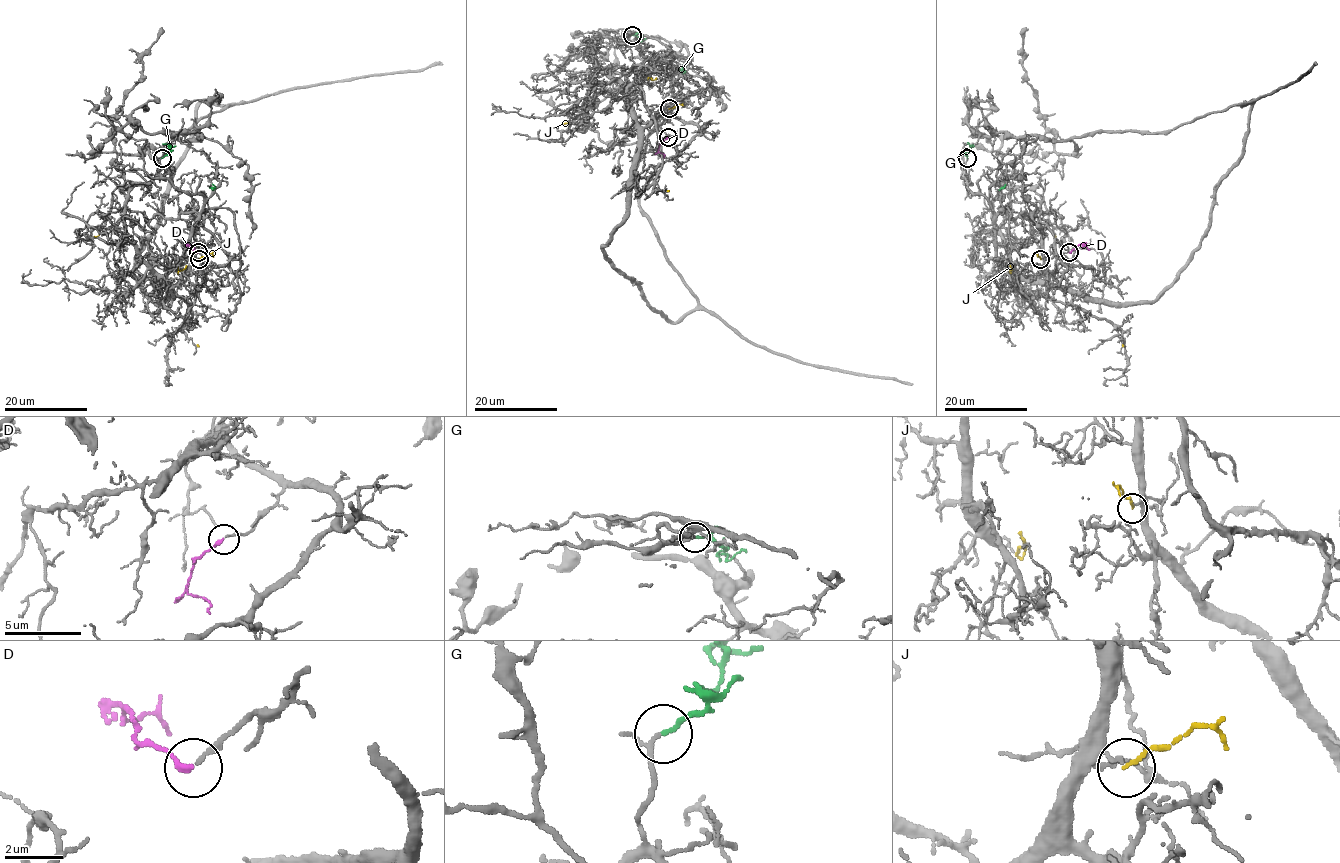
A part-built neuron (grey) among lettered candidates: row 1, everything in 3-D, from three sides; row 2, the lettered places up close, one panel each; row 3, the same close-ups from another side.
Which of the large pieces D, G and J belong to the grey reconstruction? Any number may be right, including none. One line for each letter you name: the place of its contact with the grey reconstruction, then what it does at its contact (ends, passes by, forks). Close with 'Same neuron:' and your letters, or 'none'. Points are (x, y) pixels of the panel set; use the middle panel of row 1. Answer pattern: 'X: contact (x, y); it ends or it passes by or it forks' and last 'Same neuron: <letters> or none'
D: contact (668, 137); it ends
Same neuron: D

